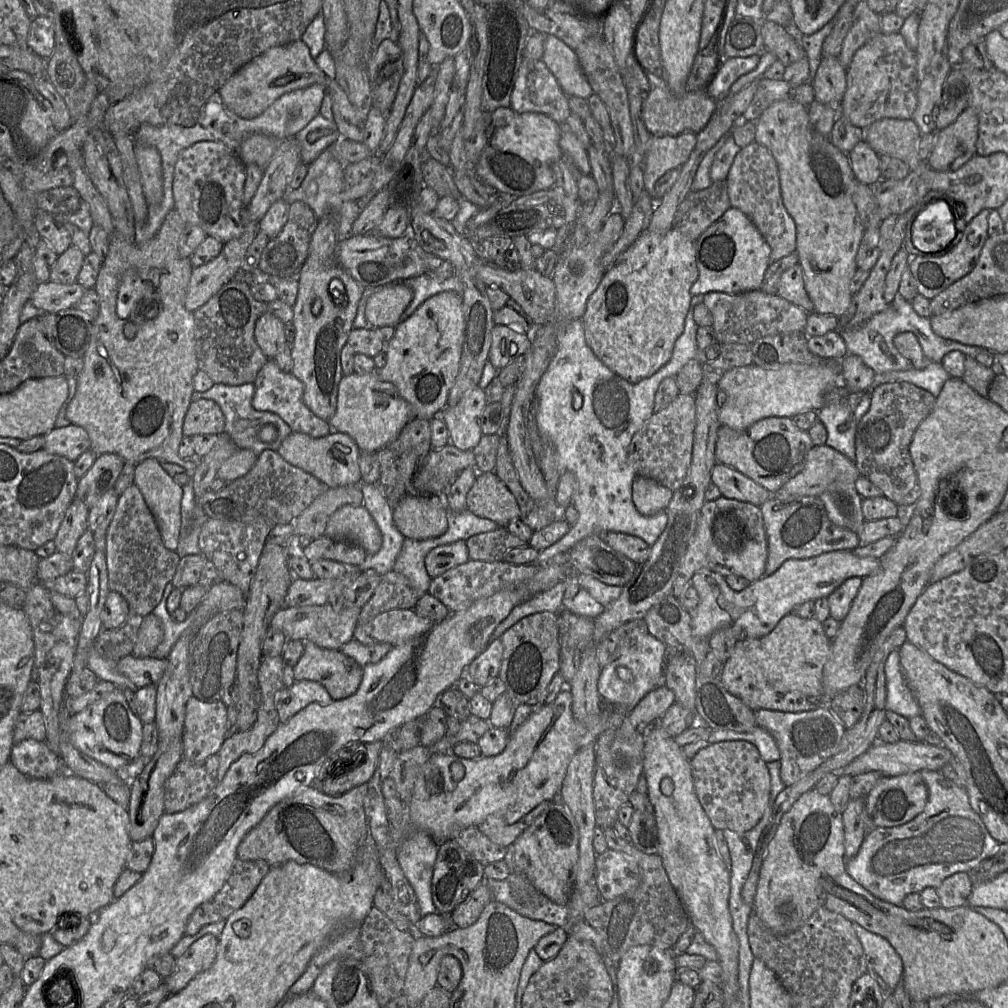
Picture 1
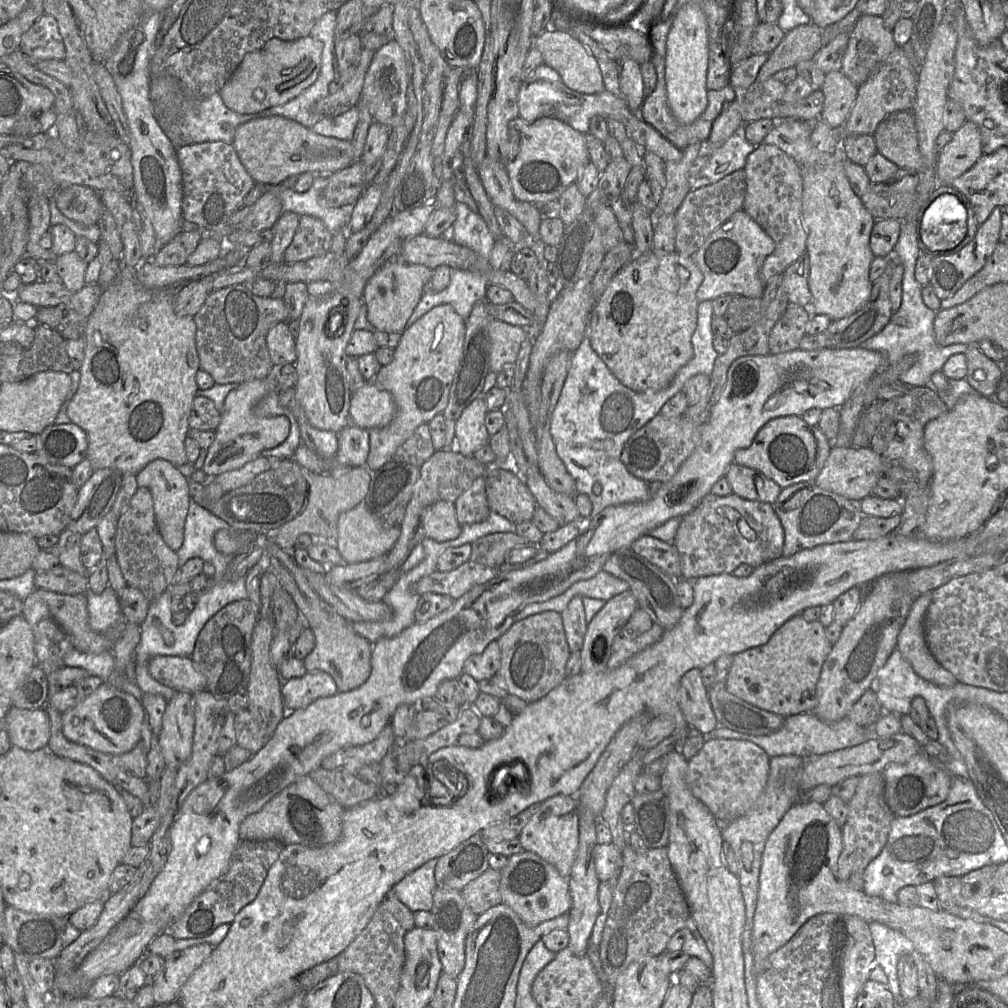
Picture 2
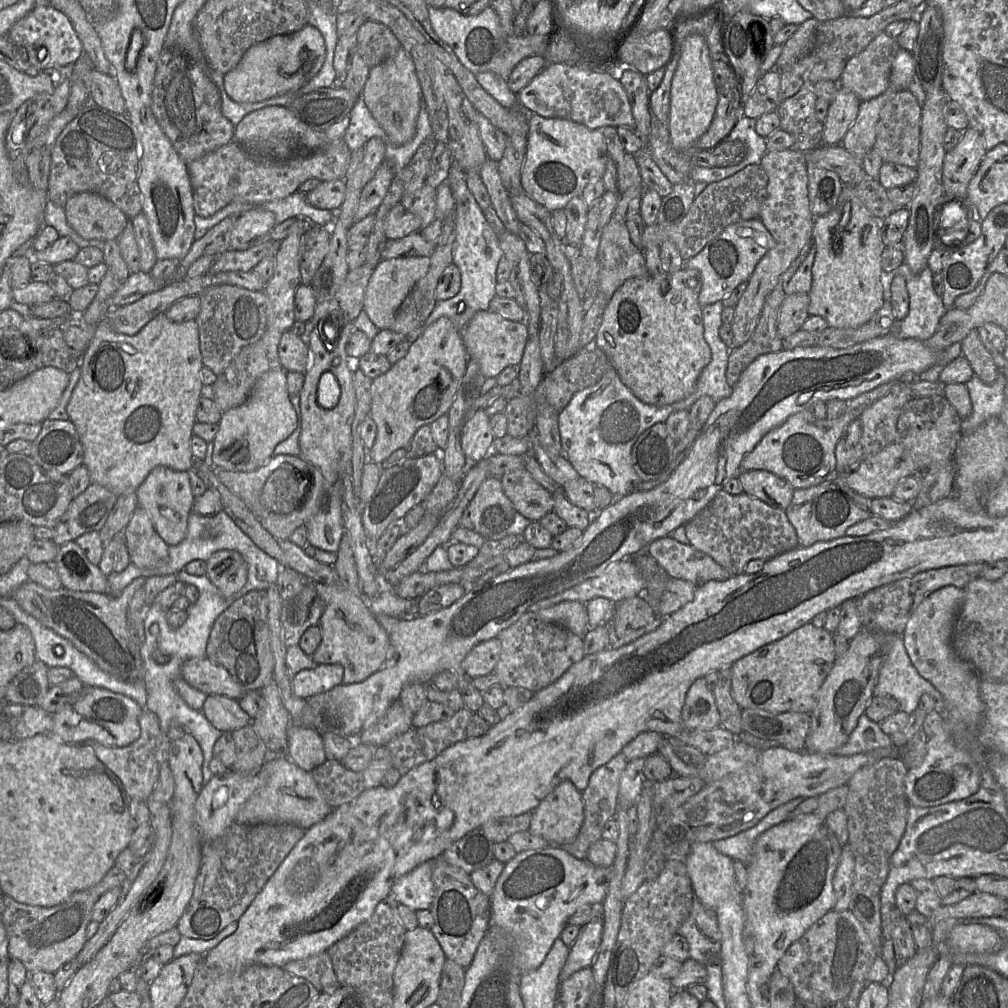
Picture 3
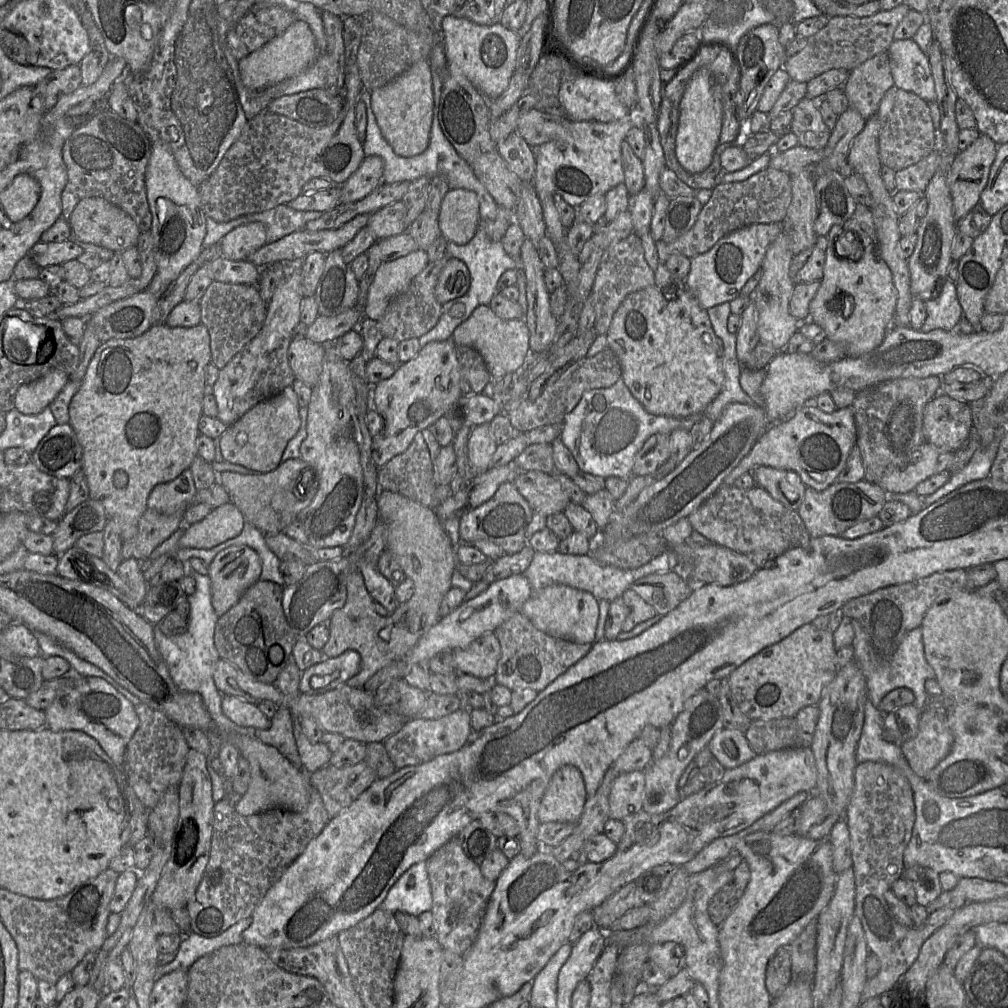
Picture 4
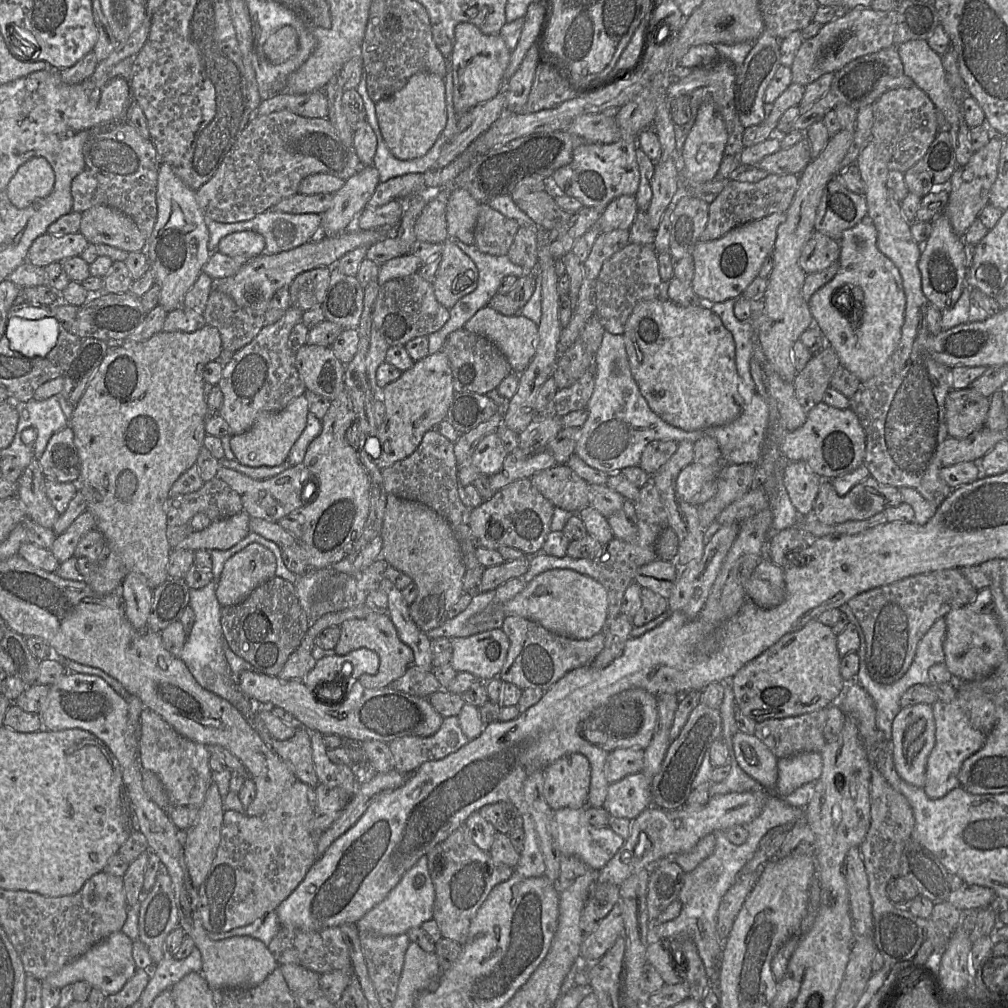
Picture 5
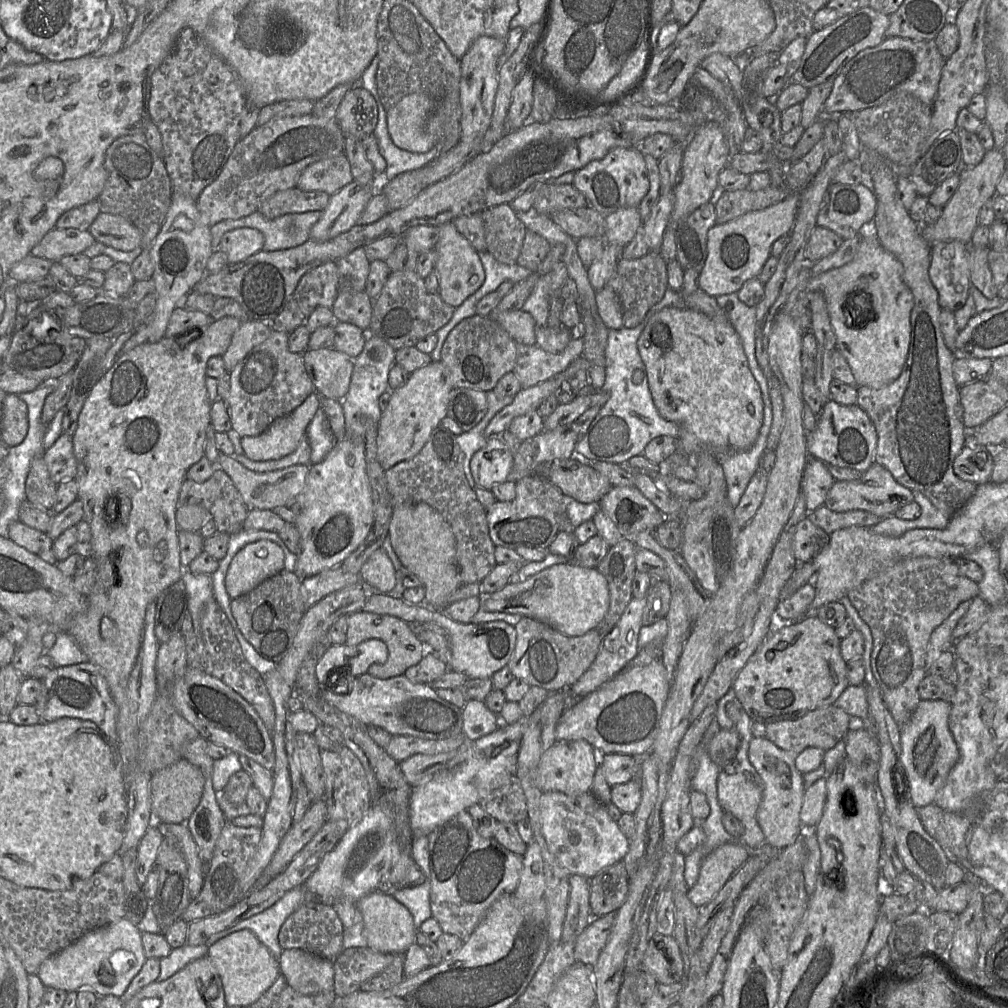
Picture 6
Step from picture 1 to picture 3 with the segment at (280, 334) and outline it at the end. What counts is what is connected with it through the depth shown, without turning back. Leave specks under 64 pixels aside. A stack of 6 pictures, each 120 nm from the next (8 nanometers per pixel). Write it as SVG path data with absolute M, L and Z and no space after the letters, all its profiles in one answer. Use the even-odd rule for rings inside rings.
M286 331L279 342L278 355L286 372L305 373L310 362L310 351L304 337Z

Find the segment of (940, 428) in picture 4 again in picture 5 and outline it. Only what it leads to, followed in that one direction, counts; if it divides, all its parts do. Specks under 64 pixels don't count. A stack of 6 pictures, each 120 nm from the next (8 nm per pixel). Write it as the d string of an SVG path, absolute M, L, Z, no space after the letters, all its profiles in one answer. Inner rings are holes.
M971 387L951 390L945 401L945 418L948 435L964 439L985 426L990 398Z

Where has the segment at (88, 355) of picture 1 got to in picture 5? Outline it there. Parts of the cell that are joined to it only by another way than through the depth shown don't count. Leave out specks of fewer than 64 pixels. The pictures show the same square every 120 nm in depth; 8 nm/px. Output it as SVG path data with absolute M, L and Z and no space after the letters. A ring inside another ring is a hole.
M208 324L191 333L161 331L148 340L139 343L112 343L81 399L75 405L69 420L69 426L74 433L74 444L80 460L80 476L77 485L86 499L87 510L96 519L96 529L103 535L107 547L121 558L126 571L140 575L152 589L168 579L167 564L172 547L167 538L167 515L164 506L169 498L171 487L181 474L196 463L200 449L203 446L206 436L205 416L208 411L204 395L204 368L209 362L220 360L222 351L222 341L218 329Z

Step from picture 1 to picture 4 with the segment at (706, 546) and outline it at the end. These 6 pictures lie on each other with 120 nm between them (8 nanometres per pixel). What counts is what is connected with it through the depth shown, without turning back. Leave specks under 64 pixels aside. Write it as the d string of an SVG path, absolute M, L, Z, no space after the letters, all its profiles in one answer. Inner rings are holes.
M721 485L688 516L688 520L693 530L709 542L747 555L768 550L778 556L796 547L807 548L811 539L797 511L785 507L759 486L739 489Z

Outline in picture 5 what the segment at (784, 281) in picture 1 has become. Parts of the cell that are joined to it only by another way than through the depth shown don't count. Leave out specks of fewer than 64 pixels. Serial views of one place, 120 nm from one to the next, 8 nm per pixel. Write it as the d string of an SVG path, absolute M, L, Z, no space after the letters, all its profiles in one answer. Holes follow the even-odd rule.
M814 231L801 250L799 266L806 275L820 272L838 261L840 243L829 236Z

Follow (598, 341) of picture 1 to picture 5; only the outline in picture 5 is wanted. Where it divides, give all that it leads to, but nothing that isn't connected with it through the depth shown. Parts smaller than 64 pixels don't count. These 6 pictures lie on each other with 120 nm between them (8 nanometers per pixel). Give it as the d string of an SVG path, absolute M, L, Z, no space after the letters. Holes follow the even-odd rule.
M656 298L635 305L623 333L631 374L650 409L670 425L685 431L722 426L739 417L743 400L738 392L735 343L721 319L705 305L680 306Z

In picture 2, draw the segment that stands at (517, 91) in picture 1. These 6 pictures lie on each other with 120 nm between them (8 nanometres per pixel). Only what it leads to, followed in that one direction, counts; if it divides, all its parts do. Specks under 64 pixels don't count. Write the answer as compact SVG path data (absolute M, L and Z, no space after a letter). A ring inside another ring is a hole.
M542 63L535 68L520 84L518 92L519 117L526 122L533 122L541 117L554 117L570 125L573 129L587 134L591 118L613 118L621 122L630 139L658 155L663 161L680 161L682 149L665 139L655 128L640 118L628 107L623 96L617 96L606 90L596 94L584 94L568 88L558 72Z

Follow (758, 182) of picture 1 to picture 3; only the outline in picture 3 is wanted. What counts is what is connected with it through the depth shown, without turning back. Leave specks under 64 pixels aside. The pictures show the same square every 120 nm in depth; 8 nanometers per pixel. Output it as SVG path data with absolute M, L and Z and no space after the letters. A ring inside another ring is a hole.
M795 148L767 151L760 162L761 167L767 174L767 197L763 203L759 219L768 229L775 240L775 246L770 249L756 265L748 285L737 305L735 306L734 319L731 323L732 329L732 348L740 347L745 344L753 334L764 302L768 294L780 283L781 275L787 270L792 262L800 255L803 248L812 242L812 229L814 217L810 209L808 196L808 177L805 154Z

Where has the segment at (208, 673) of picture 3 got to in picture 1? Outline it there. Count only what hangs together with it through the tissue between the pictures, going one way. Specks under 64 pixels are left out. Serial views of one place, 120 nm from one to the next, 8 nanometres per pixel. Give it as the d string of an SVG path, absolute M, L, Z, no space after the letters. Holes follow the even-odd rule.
M132 654L120 659L117 663L118 671L133 683L136 690L149 684L156 685L166 667L166 659L137 658Z

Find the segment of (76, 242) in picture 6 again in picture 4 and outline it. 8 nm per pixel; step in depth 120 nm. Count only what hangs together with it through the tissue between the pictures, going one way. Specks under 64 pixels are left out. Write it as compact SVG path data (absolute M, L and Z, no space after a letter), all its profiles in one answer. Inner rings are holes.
M70 239L62 242L37 242L29 251L29 256L40 267L62 265L77 259L84 250Z

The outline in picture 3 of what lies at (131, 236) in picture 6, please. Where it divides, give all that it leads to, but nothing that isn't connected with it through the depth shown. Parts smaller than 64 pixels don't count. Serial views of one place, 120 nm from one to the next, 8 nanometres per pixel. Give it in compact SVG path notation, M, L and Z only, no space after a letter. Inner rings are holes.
M94 192L74 194L64 210L69 225L86 240L117 240L131 221L114 203Z

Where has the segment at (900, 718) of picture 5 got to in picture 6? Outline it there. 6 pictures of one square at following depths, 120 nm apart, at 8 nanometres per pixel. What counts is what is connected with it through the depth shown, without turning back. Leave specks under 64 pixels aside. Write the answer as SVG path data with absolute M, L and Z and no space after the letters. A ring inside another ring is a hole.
M921 700L911 718L900 729L900 762L915 808L934 804L937 794L959 759L959 749L949 729L951 703Z

